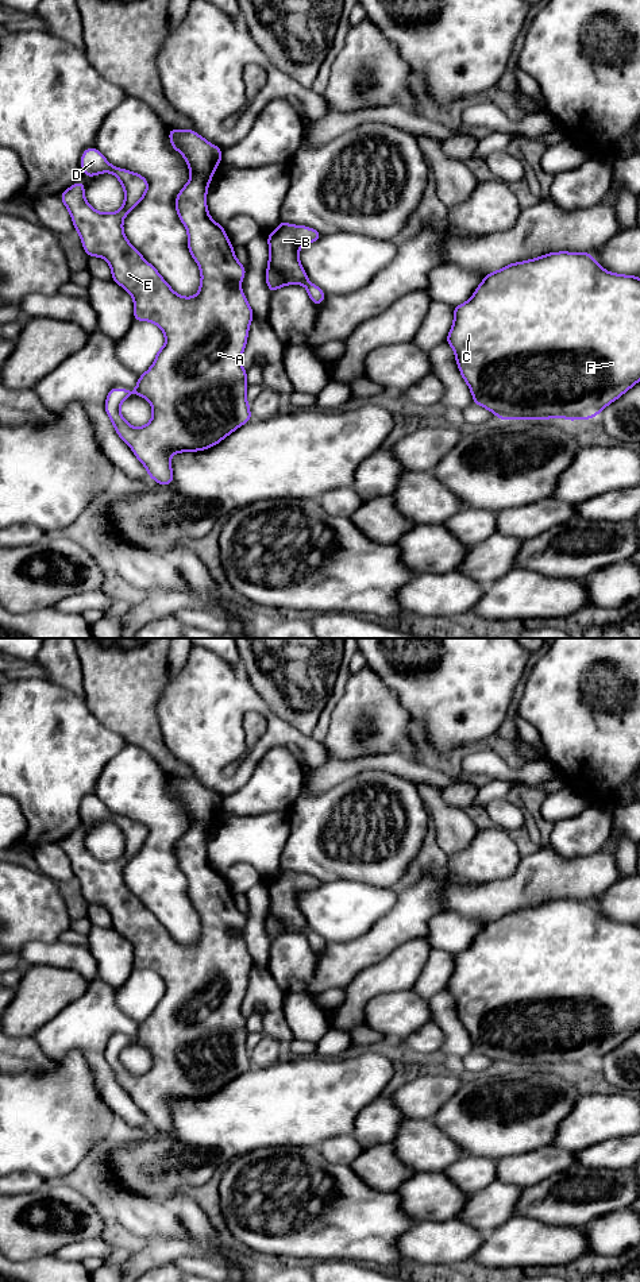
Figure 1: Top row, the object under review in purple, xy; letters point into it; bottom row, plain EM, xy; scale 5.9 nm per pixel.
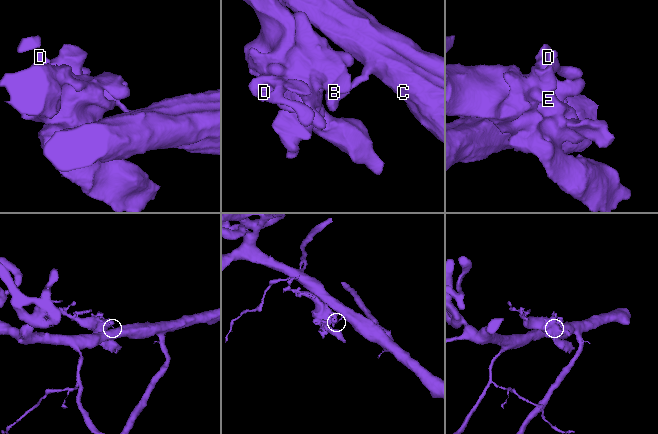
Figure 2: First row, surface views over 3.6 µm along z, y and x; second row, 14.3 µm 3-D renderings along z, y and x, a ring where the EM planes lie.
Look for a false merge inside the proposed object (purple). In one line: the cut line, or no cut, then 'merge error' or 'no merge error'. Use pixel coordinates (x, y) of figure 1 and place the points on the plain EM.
xy (268, 915), (272, 915), (292, 931) | merge error

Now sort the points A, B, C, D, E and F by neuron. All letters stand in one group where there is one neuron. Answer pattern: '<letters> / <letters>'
A B D E / C F

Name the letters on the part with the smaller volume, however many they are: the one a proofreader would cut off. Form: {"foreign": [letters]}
{"foreign": ["A", "B", "D", "E"]}

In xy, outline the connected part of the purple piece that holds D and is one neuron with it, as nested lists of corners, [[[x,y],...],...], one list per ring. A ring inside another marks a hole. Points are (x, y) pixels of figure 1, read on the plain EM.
[[[169,776],[169,785],[170,793],[186,807],[192,820],[176,845],[176,858],[188,880],[189,900],[201,920],[200,937],[194,945],[178,943],[124,883],[124,865],[149,839],[149,829],[143,823],[112,814],[96,795],[89,795],[81,802],[84,822],[95,825],[112,820],[124,837],[123,854],[112,861],[96,858],[85,846],[82,829],[59,842],[82,888],[84,899],[88,904],[105,907],[112,928],[132,943],[134,968],[154,970],[165,982],[165,993],[157,999],[151,1015],[139,1023],[136,1035],[132,1039],[112,1035],[104,1053],[119,1085],[147,1116],[149,1125],[162,1134],[173,1132],[171,1103],[212,1096],[252,1066],[246,1047],[248,1031],[242,1003],[255,965],[240,937],[246,915],[236,907],[224,874],[209,864],[207,856],[208,834],[221,810],[223,798],[193,777]],[[132,1042],[146,1046],[153,1057],[150,1070],[140,1076],[131,1074],[120,1061],[123,1049]]]

